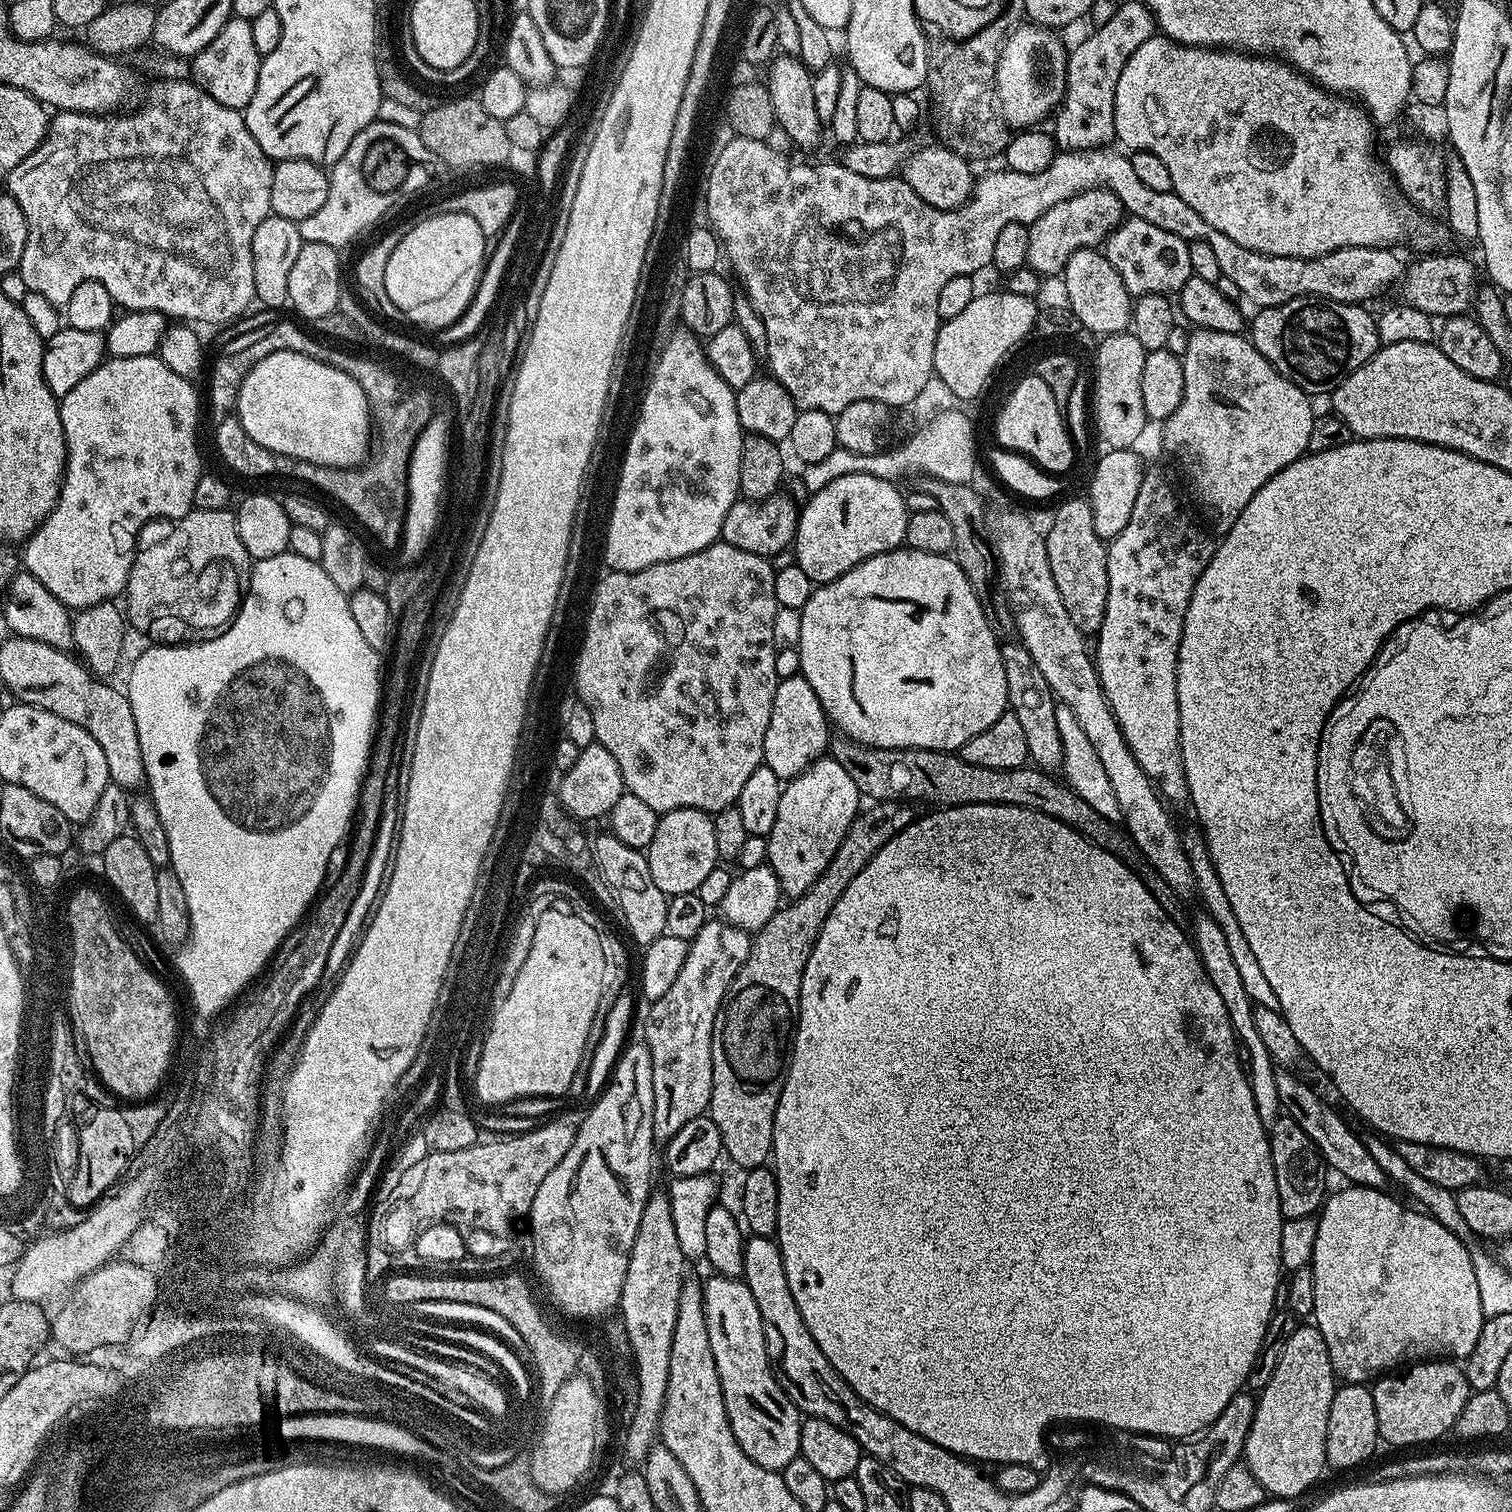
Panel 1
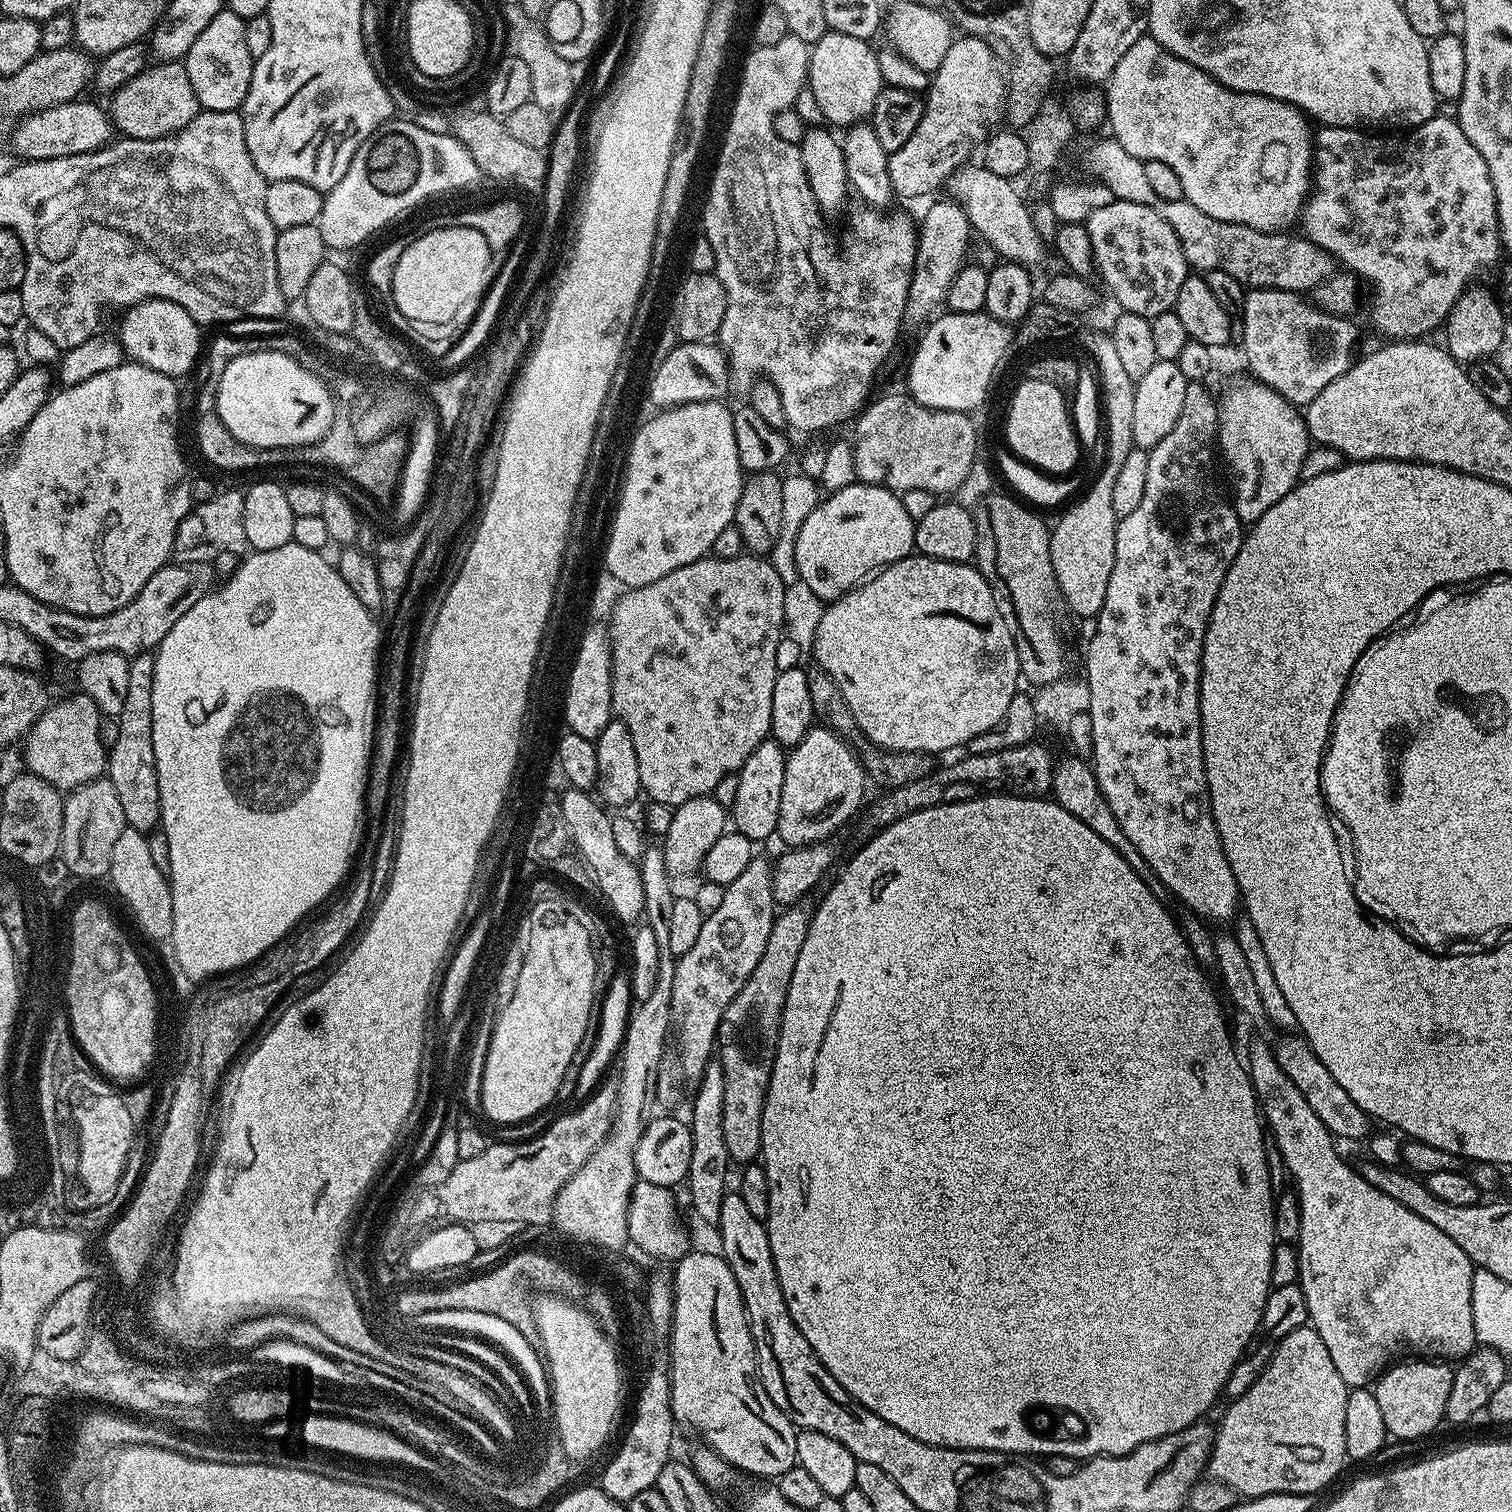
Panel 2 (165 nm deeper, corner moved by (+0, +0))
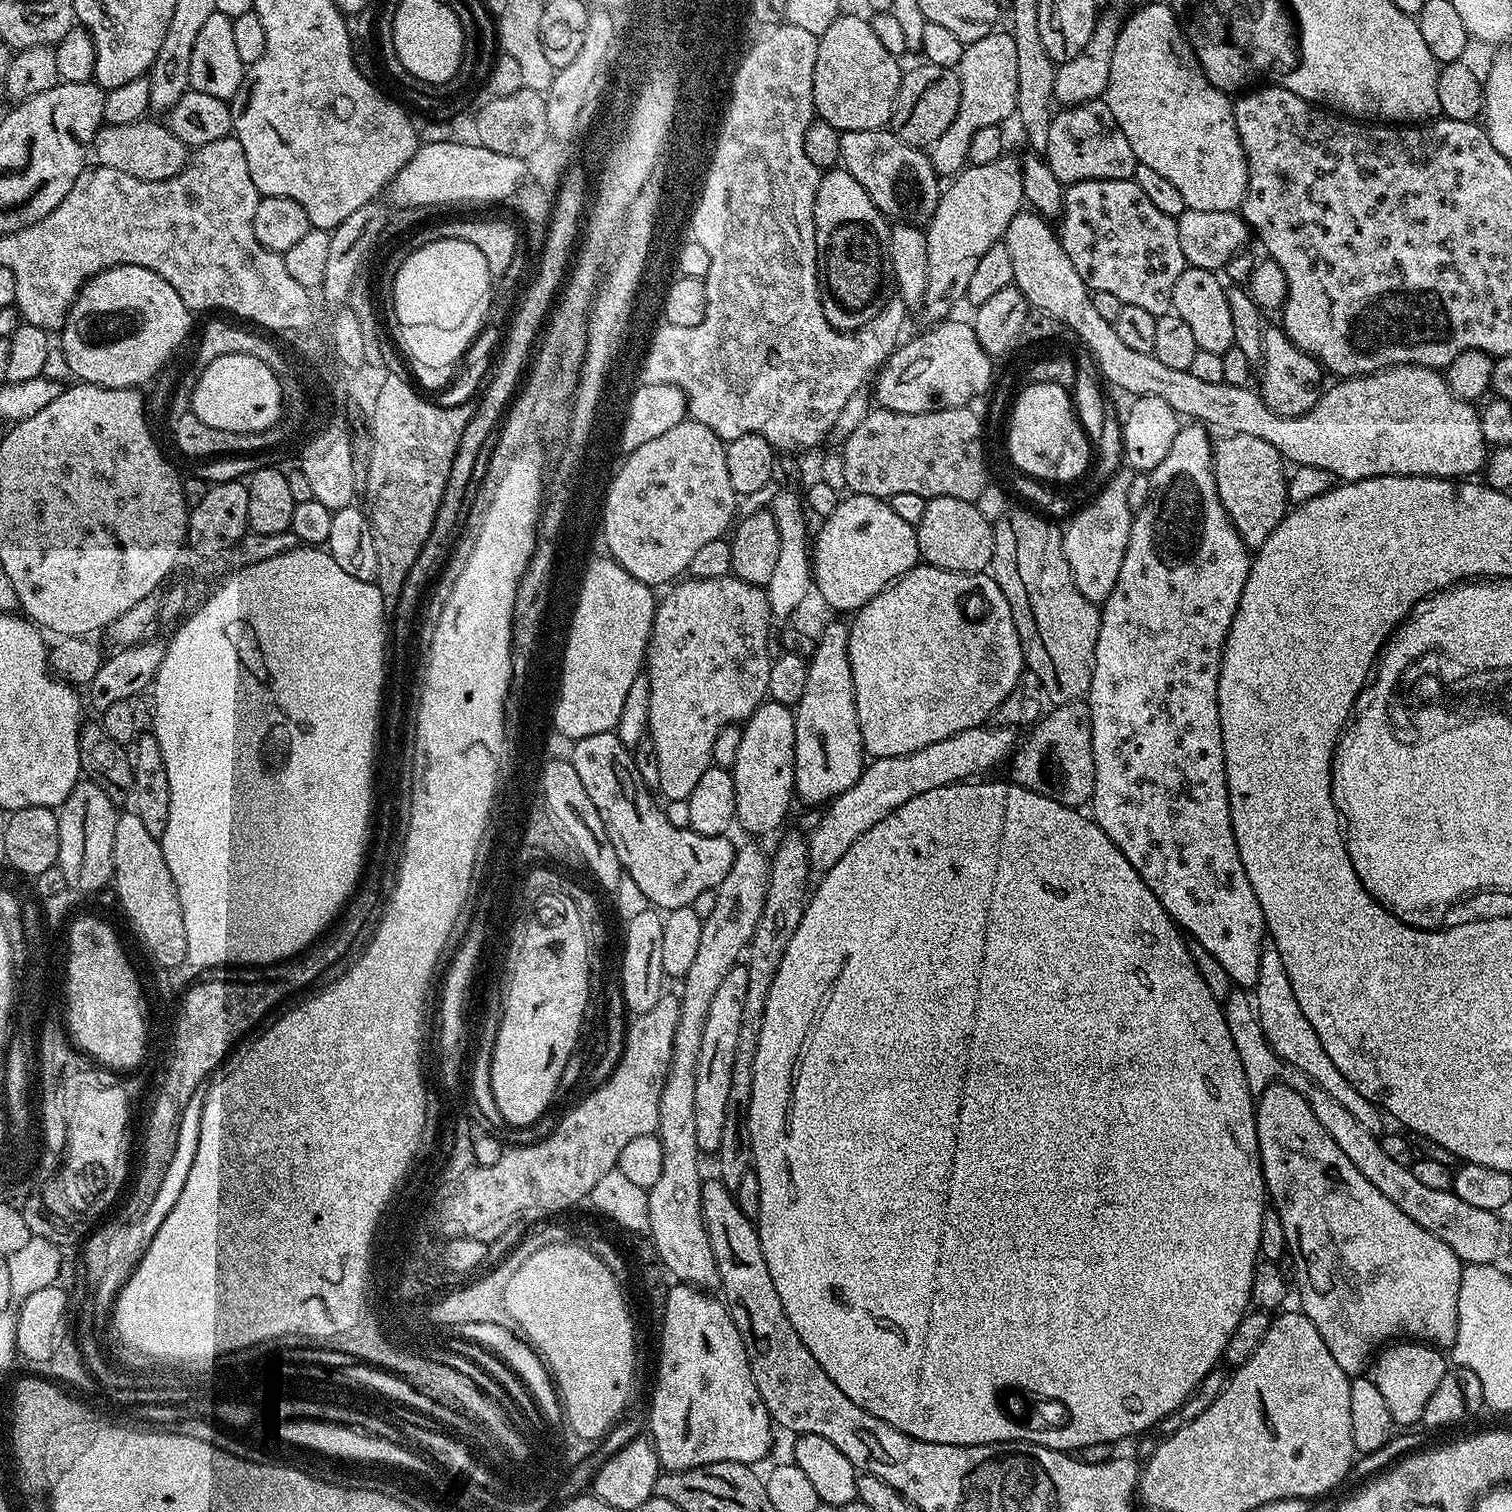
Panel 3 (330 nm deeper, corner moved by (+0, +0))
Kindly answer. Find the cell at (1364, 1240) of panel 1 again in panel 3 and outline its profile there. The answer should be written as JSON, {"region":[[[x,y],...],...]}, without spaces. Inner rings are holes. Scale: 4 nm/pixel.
{"region":[[[1272,1083],[1258,1096],[1254,1107],[1266,1196],[1281,1218],[1282,1230],[1286,1230],[1288,1252],[1296,1259],[1299,1307],[1322,1334],[1334,1362],[1348,1377],[1356,1378],[1373,1363],[1381,1346],[1397,1338],[1451,1349],[1458,1334],[1458,1290],[1464,1273],[1454,1250],[1430,1230],[1422,1230],[1414,1218],[1402,1214],[1378,1186],[1366,1182],[1358,1166],[1342,1154],[1338,1142],[1314,1118],[1314,1110],[1310,1110],[1299,1087]]]}

